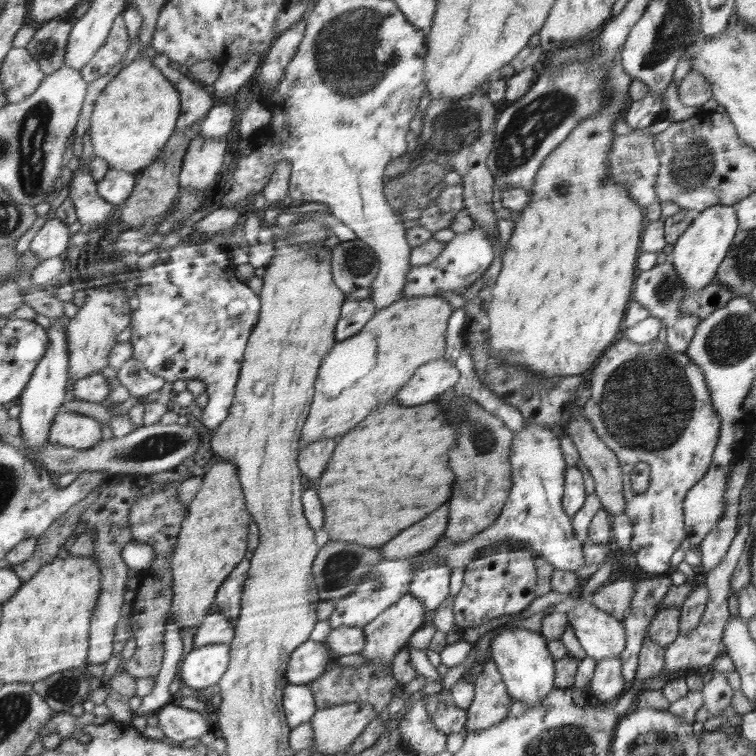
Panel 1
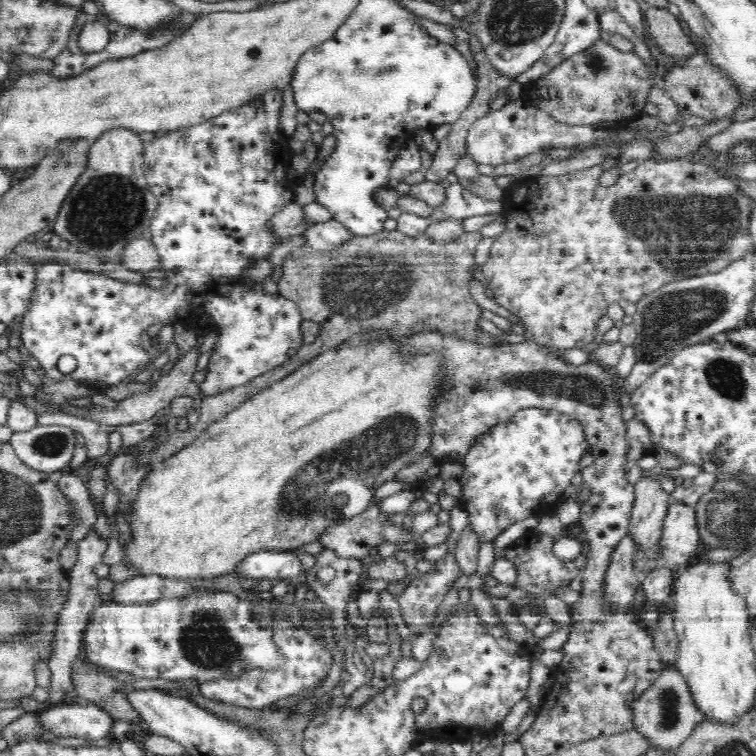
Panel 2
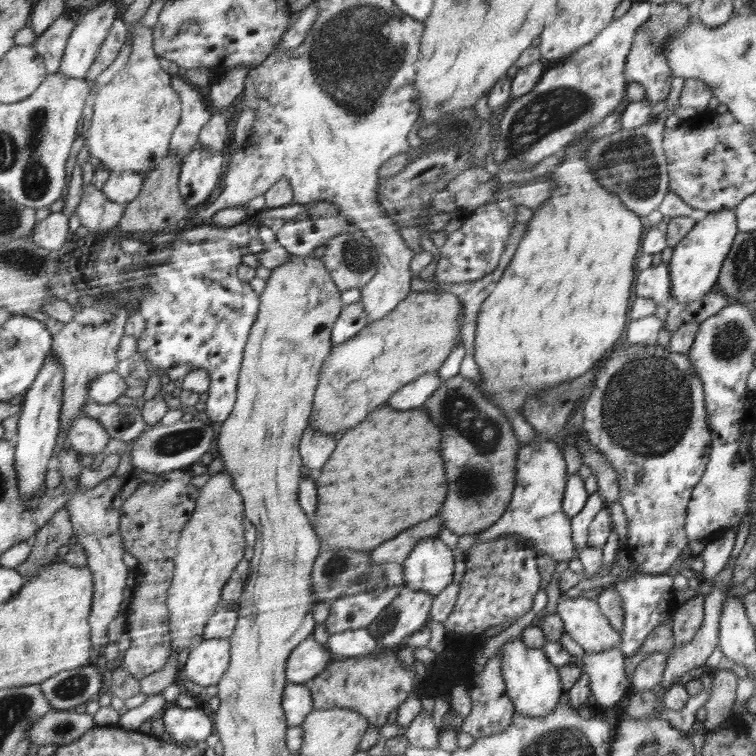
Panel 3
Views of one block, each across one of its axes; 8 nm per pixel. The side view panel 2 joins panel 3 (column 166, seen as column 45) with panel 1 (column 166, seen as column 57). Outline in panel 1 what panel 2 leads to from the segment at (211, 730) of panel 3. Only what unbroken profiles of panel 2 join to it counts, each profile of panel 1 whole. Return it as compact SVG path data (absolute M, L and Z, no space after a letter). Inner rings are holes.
M174 701L164 706L159 712L159 728L176 744L186 740L197 741L204 734L214 730L213 725L197 710L186 708L182 703Z

